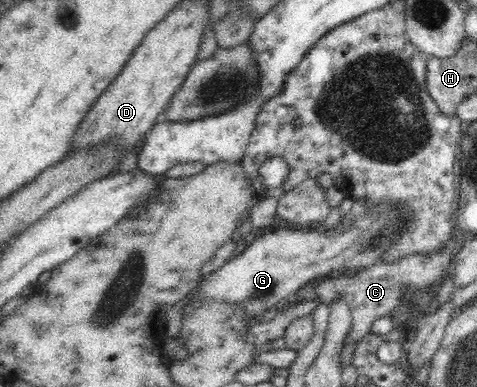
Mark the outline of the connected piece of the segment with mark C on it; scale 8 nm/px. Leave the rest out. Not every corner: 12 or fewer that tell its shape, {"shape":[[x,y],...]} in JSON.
{"shape":[[454,236],[437,253],[376,262],[353,277],[331,275],[298,295],[330,306],[344,299],[352,329],[369,334],[412,292],[440,283]]}

